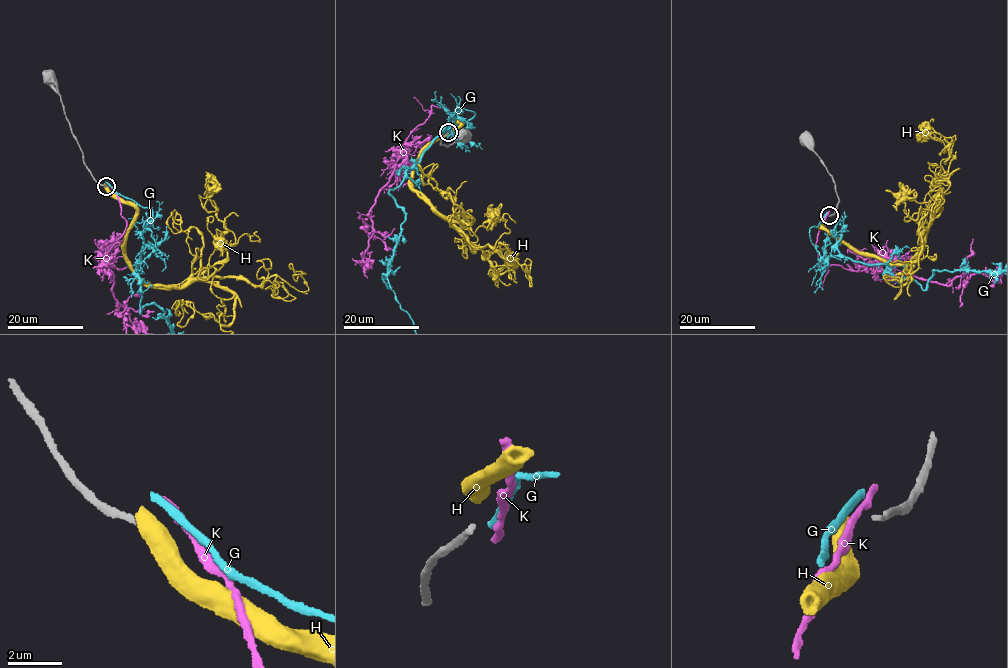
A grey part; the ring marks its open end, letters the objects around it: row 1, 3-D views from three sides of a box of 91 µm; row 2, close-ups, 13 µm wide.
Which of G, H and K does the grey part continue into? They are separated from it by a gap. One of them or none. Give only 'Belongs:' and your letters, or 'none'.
Belongs: K

